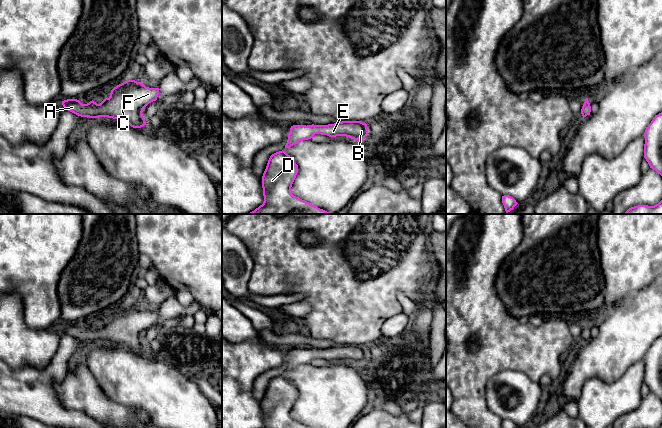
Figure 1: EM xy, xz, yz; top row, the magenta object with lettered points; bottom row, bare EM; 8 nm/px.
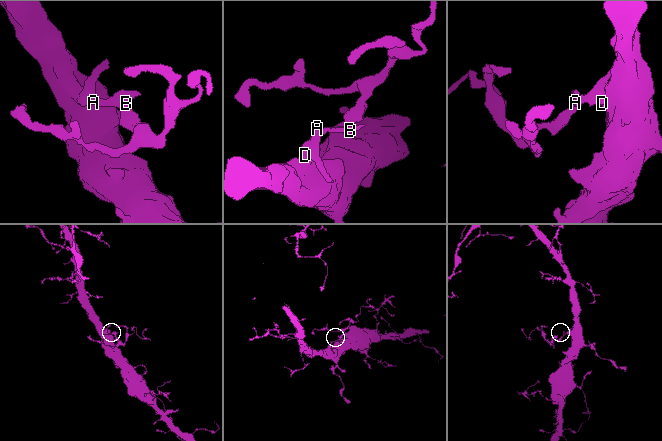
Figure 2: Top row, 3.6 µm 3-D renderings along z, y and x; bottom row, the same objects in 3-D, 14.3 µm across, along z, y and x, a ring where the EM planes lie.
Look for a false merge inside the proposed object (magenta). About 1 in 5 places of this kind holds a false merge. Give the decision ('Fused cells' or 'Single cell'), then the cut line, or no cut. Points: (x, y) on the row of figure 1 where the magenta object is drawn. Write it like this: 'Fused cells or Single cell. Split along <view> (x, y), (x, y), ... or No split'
Single cell. No split

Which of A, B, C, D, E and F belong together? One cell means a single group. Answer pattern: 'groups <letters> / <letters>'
groups A B C D E F

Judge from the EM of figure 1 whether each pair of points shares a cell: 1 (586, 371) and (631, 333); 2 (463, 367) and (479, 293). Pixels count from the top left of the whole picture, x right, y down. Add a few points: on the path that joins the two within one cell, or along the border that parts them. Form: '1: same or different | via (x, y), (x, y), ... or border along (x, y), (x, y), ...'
1: same | via (597, 360), (600, 357), (606, 357), (620, 343)
2: same | via (463, 349), (461, 342), (471, 330), (471, 311)

